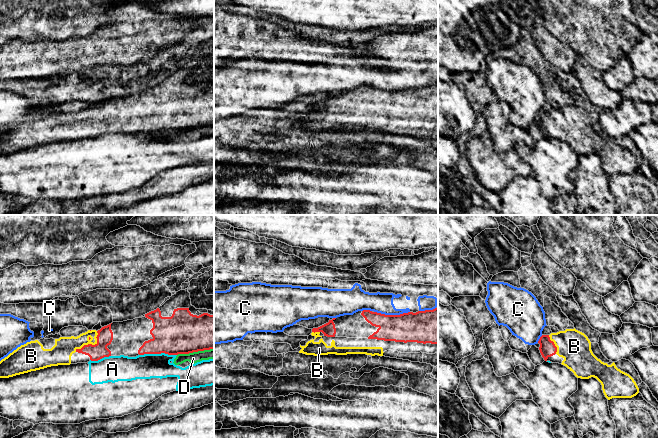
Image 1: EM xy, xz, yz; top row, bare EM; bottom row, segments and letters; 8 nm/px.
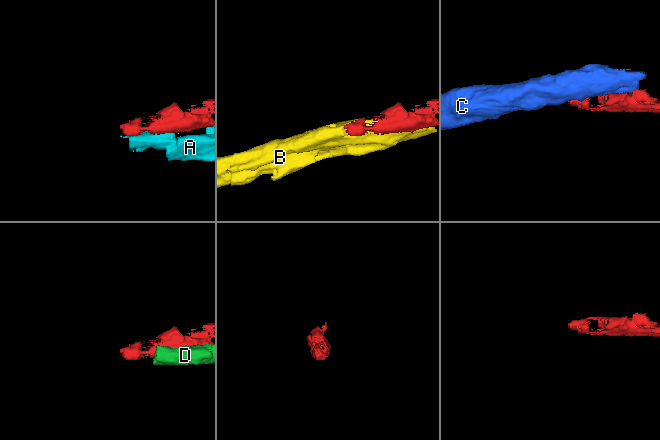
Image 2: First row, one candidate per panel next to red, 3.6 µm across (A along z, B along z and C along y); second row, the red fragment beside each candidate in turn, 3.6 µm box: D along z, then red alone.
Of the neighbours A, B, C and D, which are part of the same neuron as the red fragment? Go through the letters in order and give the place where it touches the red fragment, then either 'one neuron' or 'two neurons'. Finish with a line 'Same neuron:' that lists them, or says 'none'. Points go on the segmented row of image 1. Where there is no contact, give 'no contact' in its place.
A: contact xy (157, 353); two neurons
B: contact xy (91, 344); one neuron
C: contact xz (392, 315); two neurons
D: contact xy (195, 351); two neurons
Same neuron: B

